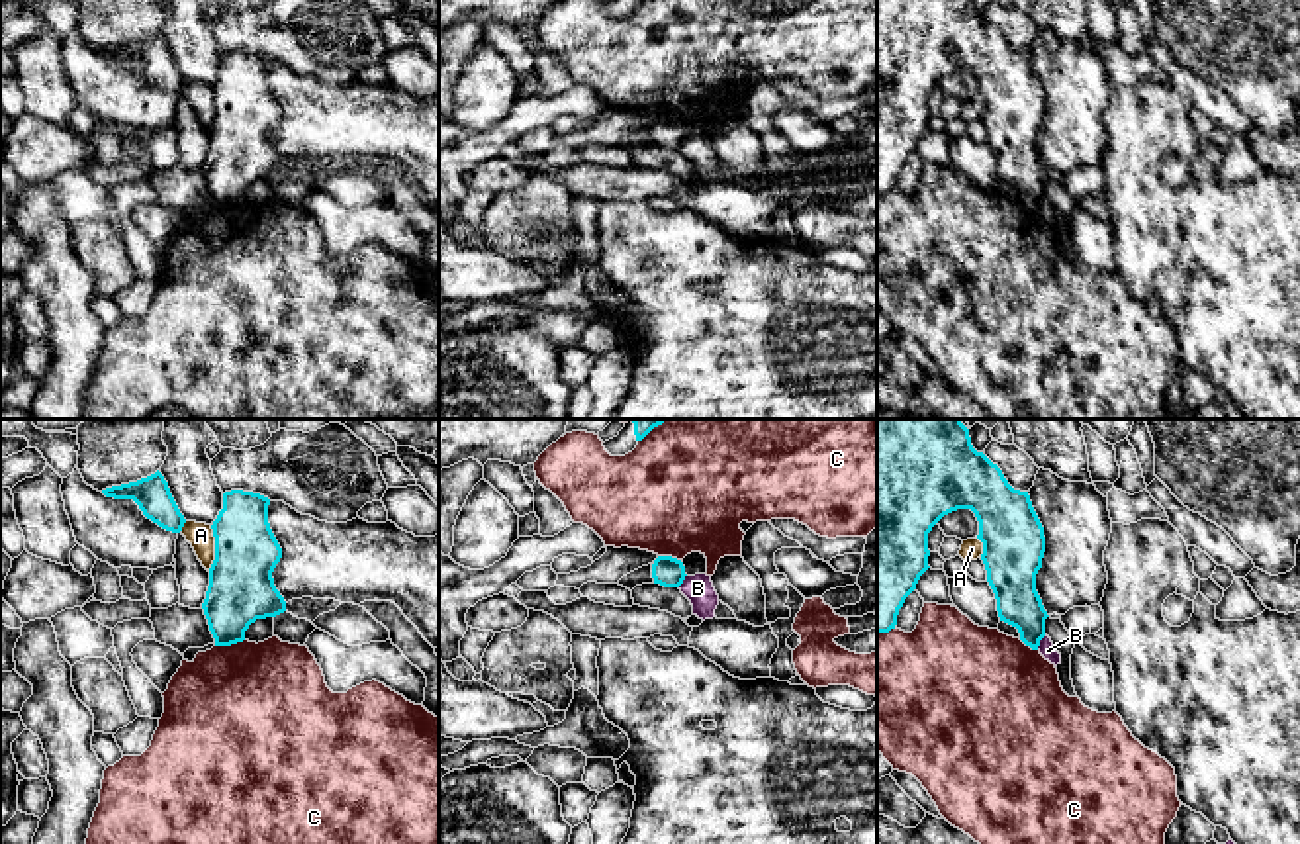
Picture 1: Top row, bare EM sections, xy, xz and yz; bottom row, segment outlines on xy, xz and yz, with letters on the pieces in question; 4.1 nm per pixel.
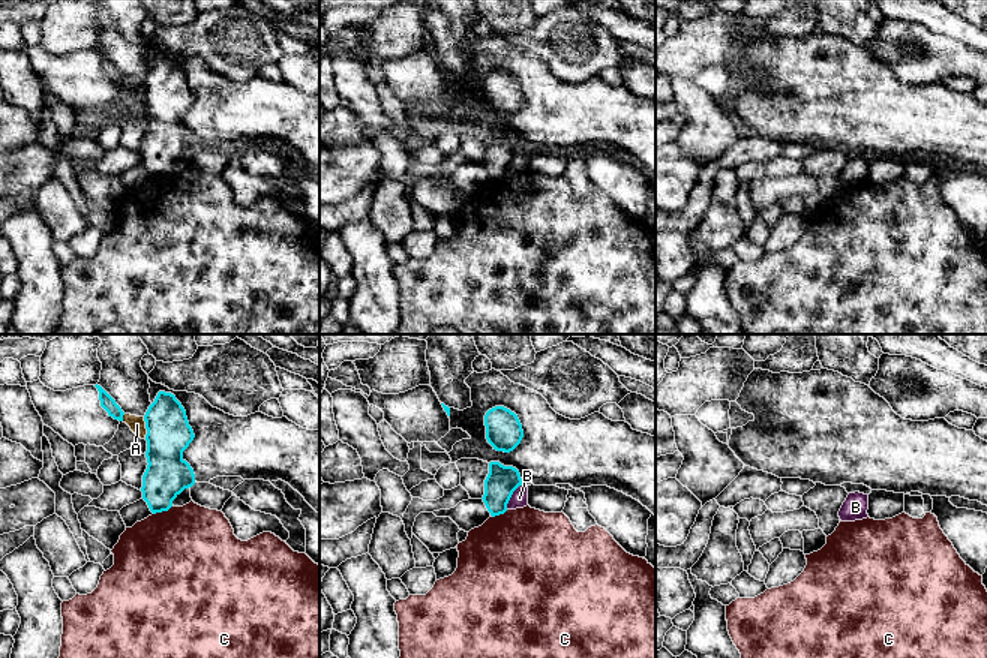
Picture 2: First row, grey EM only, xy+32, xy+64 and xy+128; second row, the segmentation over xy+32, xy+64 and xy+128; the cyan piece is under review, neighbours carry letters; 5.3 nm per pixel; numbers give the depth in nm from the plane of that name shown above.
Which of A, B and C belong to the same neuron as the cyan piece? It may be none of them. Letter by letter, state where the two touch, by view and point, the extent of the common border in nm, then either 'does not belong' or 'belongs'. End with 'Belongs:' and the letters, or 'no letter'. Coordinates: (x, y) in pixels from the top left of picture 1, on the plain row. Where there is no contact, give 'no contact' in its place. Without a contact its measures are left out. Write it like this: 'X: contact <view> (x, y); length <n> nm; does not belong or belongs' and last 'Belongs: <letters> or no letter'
A: contact xy (216, 110); length 190 nm; does not belong
B: contact yz (1038, 204); length 80 nm; does not belong
C: contact xy (230, 206); length 120 nm; does not belong
Belongs: no letter

